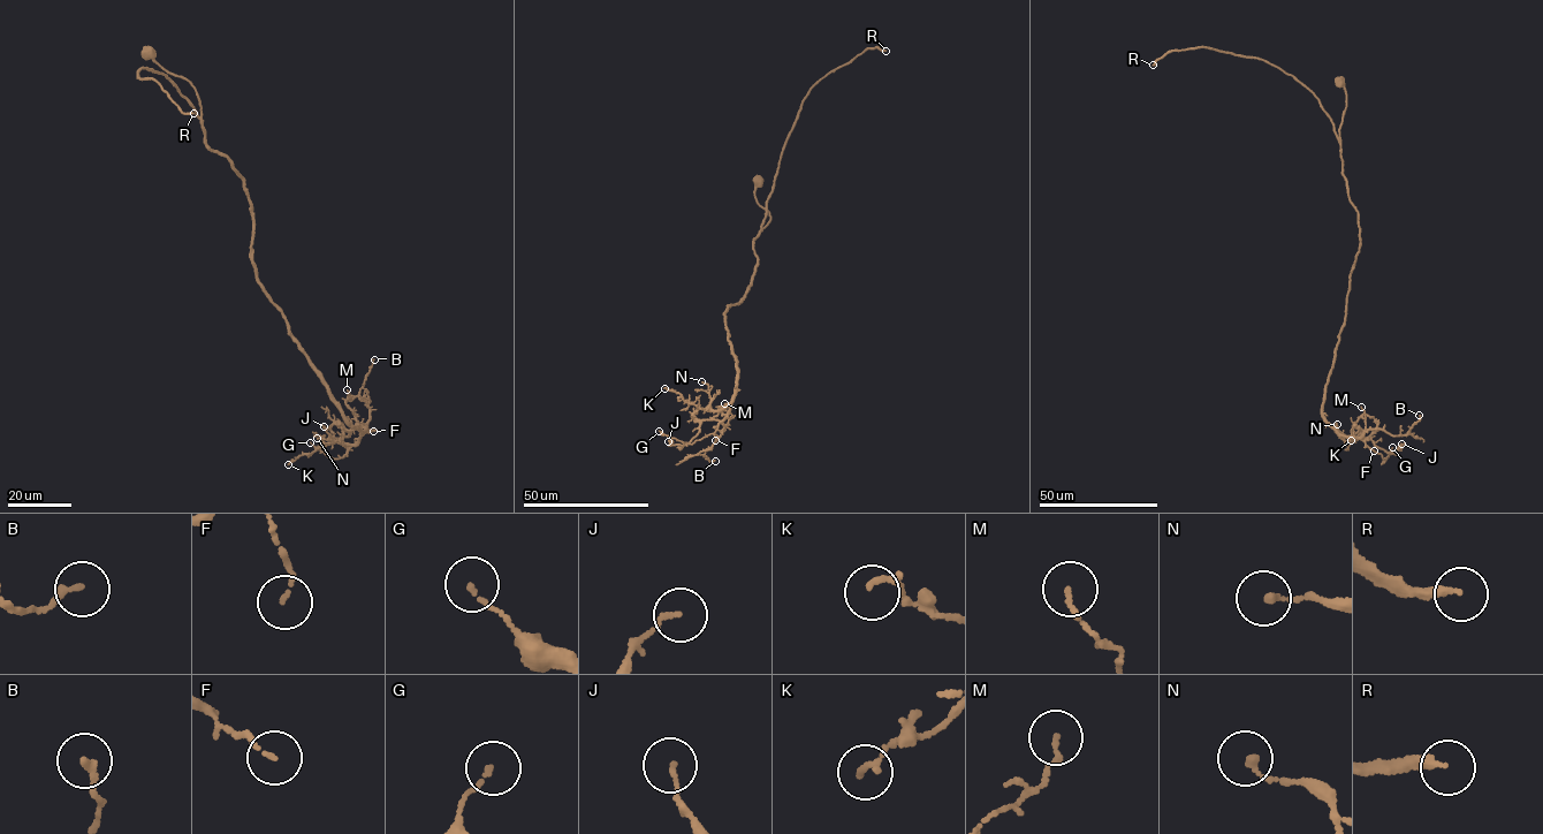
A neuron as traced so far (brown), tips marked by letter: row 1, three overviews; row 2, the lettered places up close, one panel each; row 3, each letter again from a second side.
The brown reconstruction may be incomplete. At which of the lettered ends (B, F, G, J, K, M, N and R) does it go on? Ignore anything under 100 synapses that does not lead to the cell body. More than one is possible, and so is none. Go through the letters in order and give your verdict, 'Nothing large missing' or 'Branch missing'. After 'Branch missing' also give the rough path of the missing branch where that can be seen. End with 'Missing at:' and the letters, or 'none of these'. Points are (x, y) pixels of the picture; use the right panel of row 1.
B: Nothing large missing
F: Nothing large missing
G: Nothing large missing
J: Nothing large missing
K: Nothing large missing
M: Nothing large missing
N: Nothing large missing
R: Branch missing. Course of what is missing: (1153, 65), (1140, 91), (1152, 112), (1169, 123), (1245, 146), (1281, 134), (1281, 126)
Missing at: R

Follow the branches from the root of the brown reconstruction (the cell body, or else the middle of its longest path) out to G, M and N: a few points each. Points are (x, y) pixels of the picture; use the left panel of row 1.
G: (149, 54), (194, 86), (205, 144), (243, 180), (257, 281), (343, 418), (366, 426), (341, 457), (310, 442)
M: (149, 54), (195, 90), (205, 144), (244, 182), (257, 281), (343, 418), (362, 431), (347, 389)
N: (149, 54), (195, 90), (205, 144), (244, 182), (257, 281), (360, 433), (352, 445), (317, 438)

